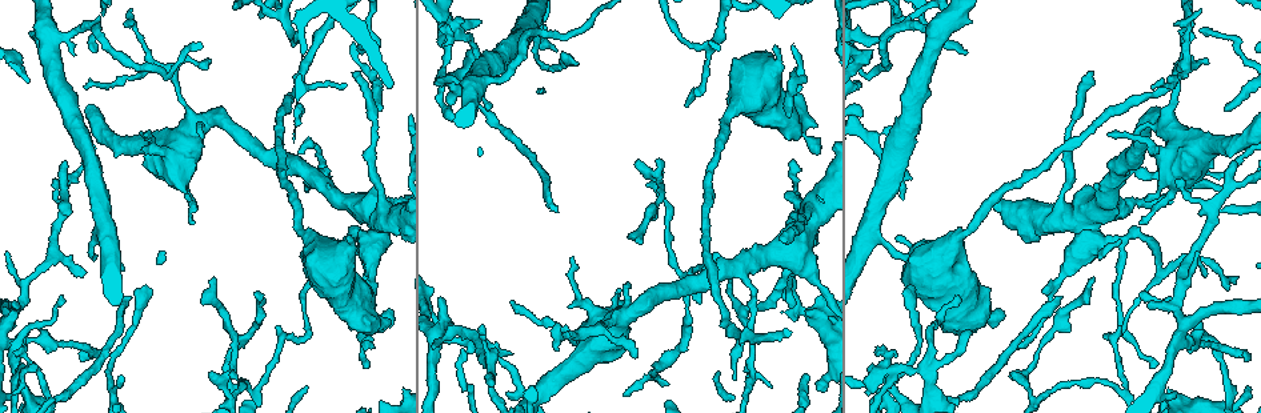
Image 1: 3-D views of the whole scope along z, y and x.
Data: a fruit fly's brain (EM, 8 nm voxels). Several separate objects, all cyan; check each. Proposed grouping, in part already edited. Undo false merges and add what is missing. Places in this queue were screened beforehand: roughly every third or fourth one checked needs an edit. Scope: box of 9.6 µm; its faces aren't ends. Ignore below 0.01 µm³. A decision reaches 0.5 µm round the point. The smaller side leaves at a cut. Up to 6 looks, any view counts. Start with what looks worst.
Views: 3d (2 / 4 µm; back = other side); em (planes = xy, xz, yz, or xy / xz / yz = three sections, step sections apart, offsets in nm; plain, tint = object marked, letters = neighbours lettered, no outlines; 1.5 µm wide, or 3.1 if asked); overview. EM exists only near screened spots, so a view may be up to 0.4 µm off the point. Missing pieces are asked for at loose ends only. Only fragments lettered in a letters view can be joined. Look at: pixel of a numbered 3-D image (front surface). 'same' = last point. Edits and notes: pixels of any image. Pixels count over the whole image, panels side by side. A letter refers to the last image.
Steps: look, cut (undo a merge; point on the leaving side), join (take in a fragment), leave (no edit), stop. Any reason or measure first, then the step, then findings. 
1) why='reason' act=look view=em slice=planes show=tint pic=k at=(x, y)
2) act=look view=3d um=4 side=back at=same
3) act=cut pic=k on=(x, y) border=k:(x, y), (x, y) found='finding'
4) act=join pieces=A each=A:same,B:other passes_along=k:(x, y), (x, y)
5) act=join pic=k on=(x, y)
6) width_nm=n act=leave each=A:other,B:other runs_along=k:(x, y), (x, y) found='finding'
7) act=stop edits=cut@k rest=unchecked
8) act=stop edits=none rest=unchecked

why='end of a long branch' act=look view=3d um=4 pic=1 at=(148, 286)

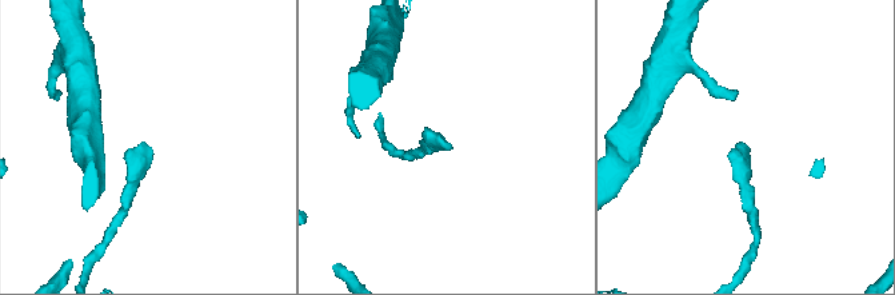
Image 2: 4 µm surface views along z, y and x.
why='shape alone is not enough' act=look view=em slice=planes show=letters pic=2 at=(439, 143)

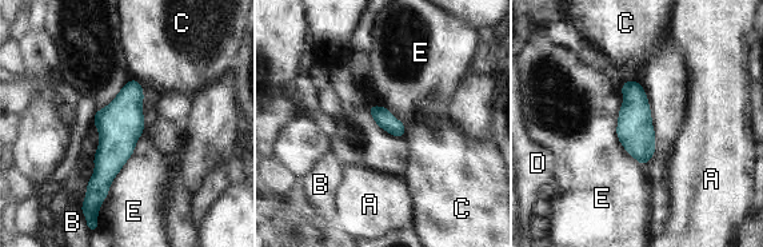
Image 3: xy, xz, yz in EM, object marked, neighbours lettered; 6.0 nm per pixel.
act=leave each=A:other,B:other,C:other,D:other,E:other border=3:(142, 84), (143, 134), (99, 212) found='none of them fits'

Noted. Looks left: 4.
why='thin end' act=look view=3d um=2 pic=1 at=(783, 241)

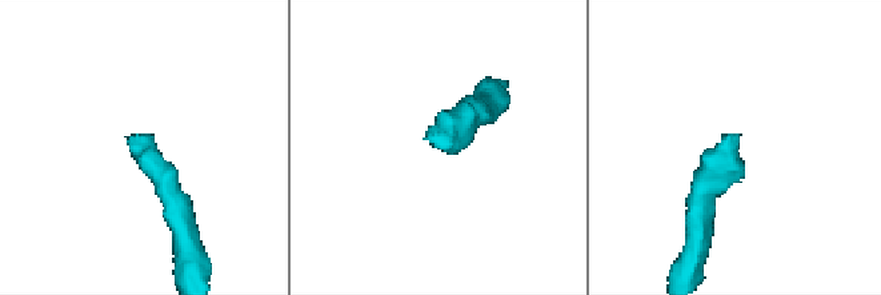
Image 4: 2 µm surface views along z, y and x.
act=look view=em um=3.1 slice=xz step=8 show=tint pic=4 at=(735, 133)

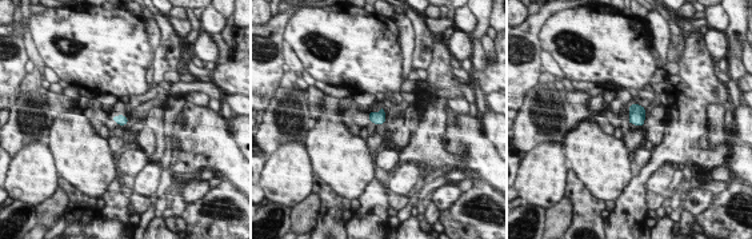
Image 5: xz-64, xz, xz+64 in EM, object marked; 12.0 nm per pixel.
act=look view=em um=3.1 slice=planes show=letters at=same

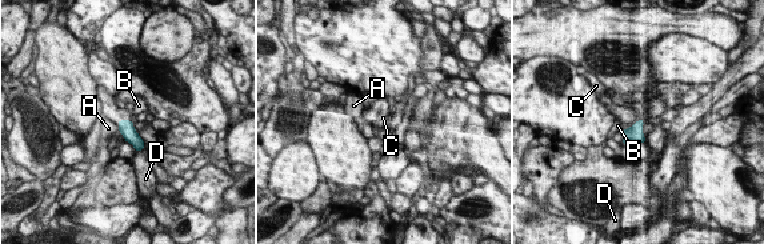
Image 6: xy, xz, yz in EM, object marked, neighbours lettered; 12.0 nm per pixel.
act=join pieces=C each=A:other,B:other,C:same,D:other passes_along=6:(634, 135), (635, 123), (630, 116) found='the neuron continues'

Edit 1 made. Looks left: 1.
act=stop edits=join@6 rest=unchecked

